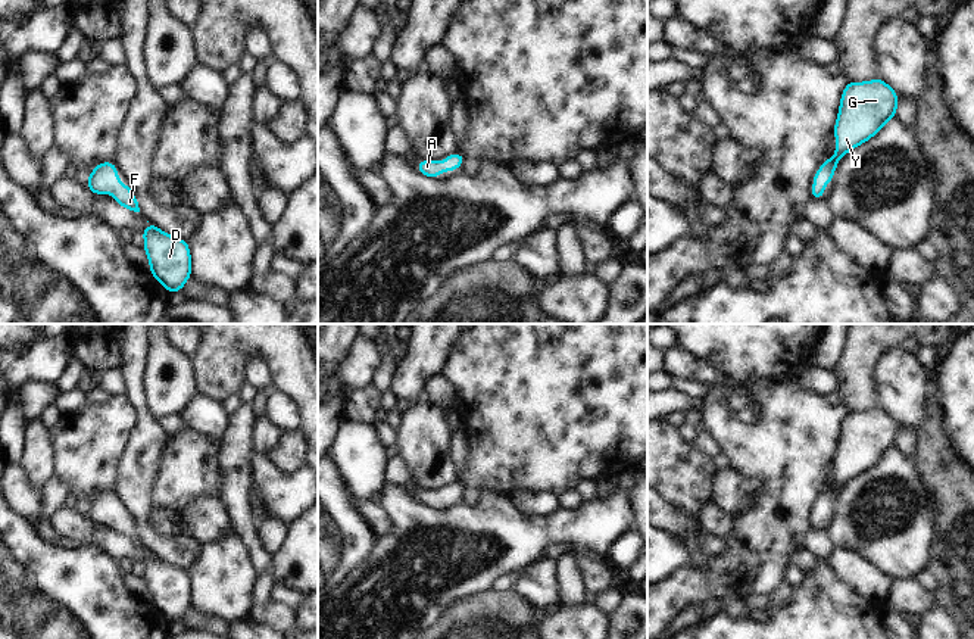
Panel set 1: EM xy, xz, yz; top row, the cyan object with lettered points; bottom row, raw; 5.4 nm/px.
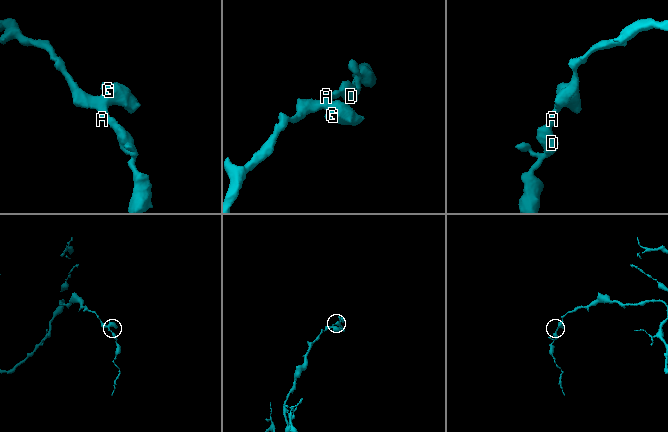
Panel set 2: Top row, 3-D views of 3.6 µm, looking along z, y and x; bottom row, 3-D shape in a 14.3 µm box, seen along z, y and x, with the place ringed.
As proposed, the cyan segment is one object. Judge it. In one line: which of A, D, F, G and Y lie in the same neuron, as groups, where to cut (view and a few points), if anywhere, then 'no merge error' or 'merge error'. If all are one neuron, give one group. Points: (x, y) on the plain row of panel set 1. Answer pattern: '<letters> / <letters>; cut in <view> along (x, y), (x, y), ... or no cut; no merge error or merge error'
A D F G Y; no cut; no merge error

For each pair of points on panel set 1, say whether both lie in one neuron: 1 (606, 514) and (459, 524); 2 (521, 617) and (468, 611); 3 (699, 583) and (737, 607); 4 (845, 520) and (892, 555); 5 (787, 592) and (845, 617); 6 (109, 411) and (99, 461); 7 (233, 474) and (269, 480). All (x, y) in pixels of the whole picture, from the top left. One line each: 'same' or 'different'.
1: same
2: same
3: different
4: same
5: different
6: same
7: different

